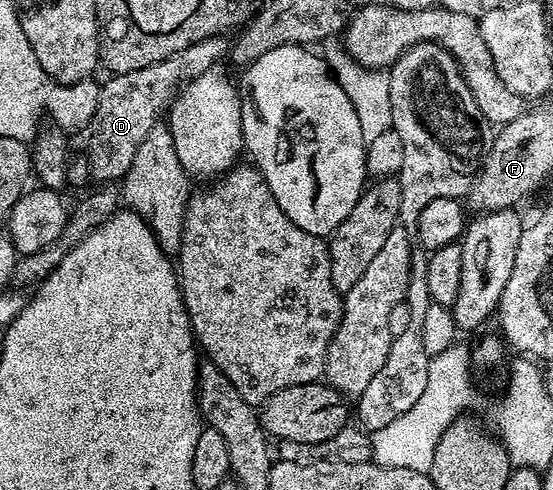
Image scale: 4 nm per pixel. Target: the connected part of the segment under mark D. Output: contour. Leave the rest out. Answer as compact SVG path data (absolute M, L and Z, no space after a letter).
M225 35L204 38L204 42L196 42L188 46L188 50L180 50L152 66L111 75L110 81L100 87L100 102L88 129L91 134L88 148L91 177L95 181L102 180L98 182L121 181L132 166L132 158L136 158L140 142L144 142L154 125L163 119L180 89L192 78L204 74L204 70L215 67L221 61L218 59L221 56L223 59L231 47L231 41Z

